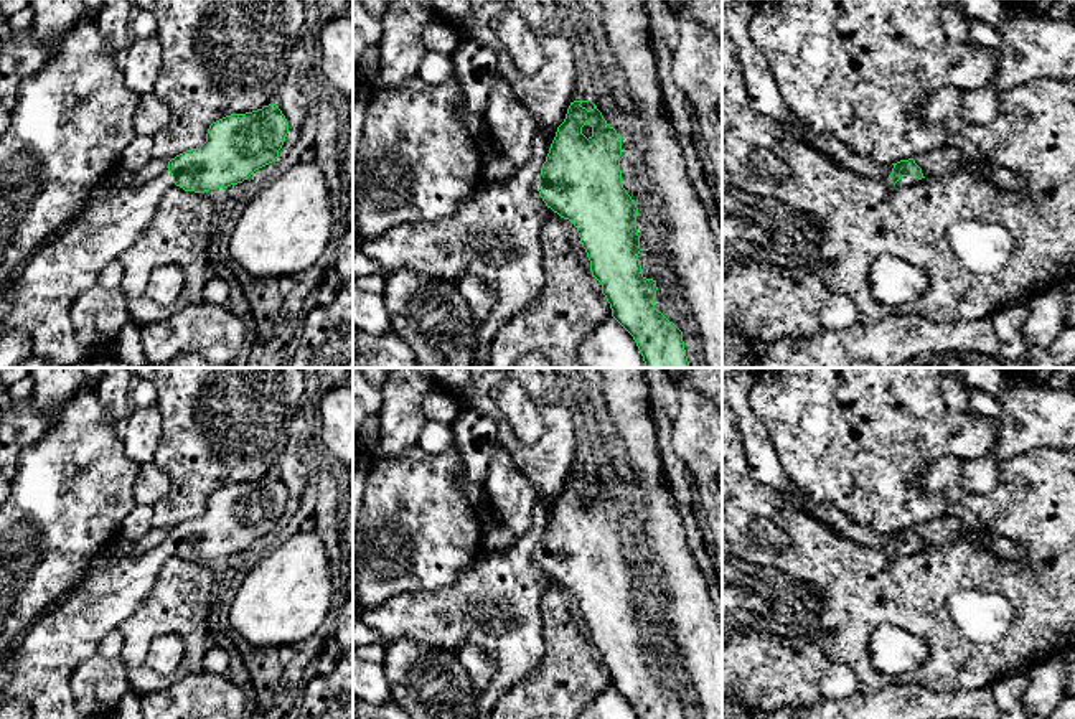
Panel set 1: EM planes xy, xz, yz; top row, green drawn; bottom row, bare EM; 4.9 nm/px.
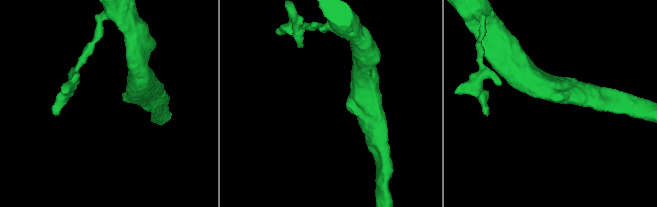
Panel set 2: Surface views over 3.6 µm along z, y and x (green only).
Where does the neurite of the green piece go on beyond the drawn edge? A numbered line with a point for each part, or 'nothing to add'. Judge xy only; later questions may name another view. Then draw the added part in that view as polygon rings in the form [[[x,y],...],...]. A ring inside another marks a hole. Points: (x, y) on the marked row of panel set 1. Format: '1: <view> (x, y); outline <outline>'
1: xy (42, 294); outline [[[170,172],[143,186],[114,183],[109,195],[96,200],[76,221],[45,241],[12,280],[7,292],[12,307],[0,331],[26,333],[31,340],[31,353],[45,358],[51,368],[64,368],[87,358],[91,350],[76,338],[71,307],[81,294],[97,284],[102,269],[143,234],[171,185],[175,183]]]

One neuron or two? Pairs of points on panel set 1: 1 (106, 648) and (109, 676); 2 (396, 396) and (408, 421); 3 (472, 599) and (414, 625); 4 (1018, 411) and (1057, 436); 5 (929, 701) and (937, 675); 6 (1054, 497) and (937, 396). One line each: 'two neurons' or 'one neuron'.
1: two neurons
2: one neuron
3: one neuron
4: one neuron
5: two neurons
6: two neurons

